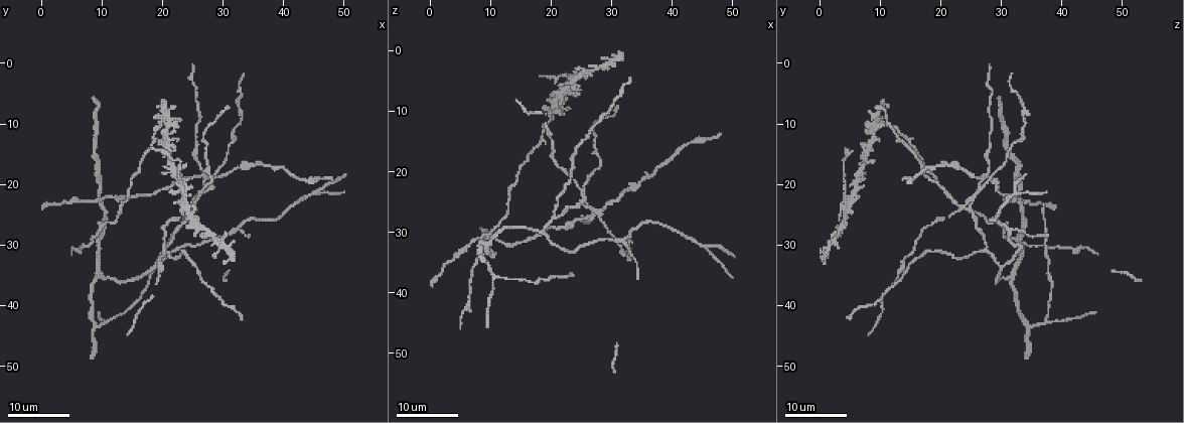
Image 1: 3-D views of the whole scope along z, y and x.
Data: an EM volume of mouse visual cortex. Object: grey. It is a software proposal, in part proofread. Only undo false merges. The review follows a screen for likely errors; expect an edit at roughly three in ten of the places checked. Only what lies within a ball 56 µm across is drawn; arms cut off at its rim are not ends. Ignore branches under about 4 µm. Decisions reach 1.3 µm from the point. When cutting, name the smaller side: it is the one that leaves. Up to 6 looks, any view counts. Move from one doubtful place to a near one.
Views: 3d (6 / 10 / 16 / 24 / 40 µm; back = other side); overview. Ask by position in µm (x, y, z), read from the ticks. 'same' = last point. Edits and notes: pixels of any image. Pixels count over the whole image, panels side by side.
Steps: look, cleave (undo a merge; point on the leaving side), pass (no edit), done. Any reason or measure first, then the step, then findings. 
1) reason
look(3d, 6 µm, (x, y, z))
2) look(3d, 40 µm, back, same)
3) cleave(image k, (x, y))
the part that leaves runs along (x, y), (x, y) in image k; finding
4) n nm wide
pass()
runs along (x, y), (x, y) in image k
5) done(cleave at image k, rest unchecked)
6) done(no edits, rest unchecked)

sudden change in width
look(3d, 24 µm, (33.0, 9.0, 33.5))

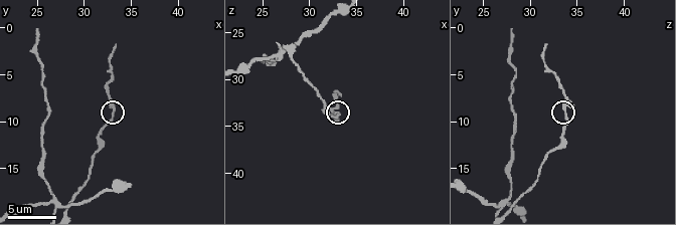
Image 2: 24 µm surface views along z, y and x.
look(3d, 6 µm, (33.0, 9.2, 33.6))

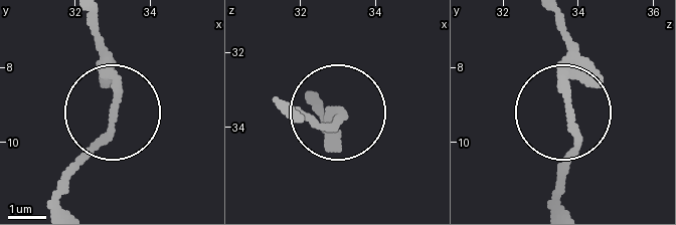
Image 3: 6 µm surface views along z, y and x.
190 nm wide
cleave(image 3, (87, 19))
the part that leaves runs along (109, 66), (99, 21) in image 3; two cells meet here

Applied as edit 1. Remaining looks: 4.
look(overview)

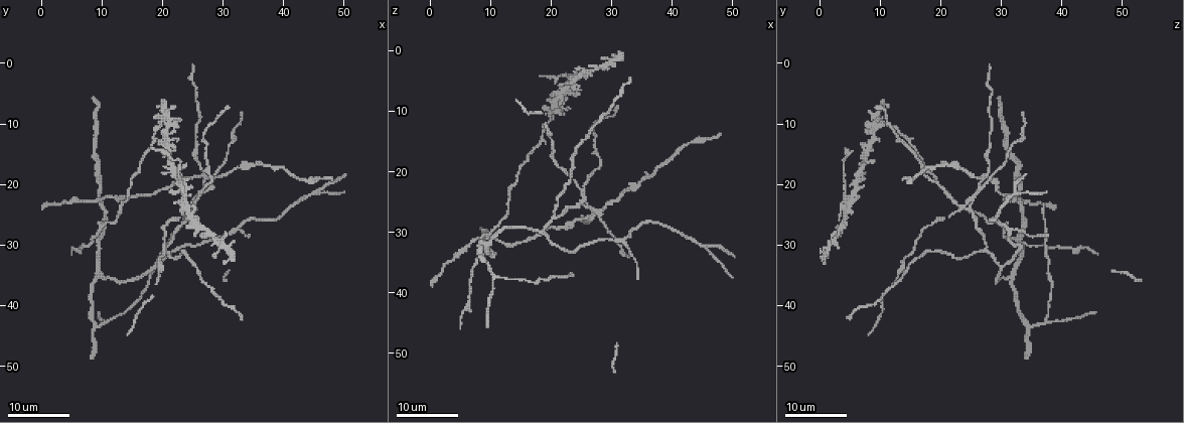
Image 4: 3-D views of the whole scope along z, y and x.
looks like a crossing
look(3d, 24 µm, (25.5, 23.5, 24.0))

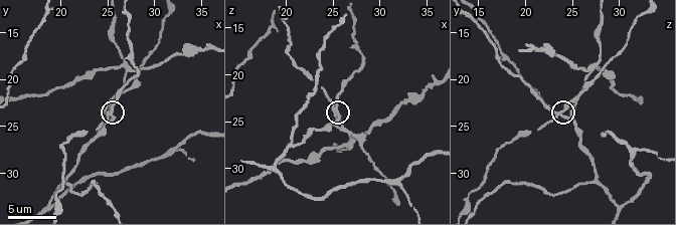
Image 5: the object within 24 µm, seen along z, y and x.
zoom in
look(3d, 10 µm, (25.0, 23.2, 24.0))

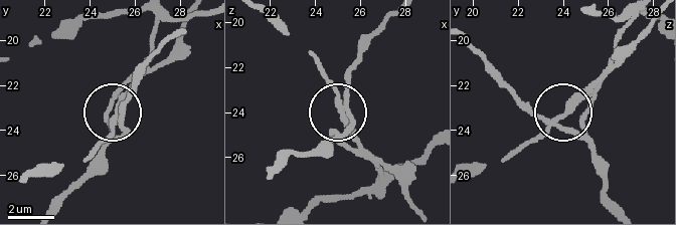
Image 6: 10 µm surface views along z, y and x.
look(3d, 10 µm, back, (25.1, 23.3, 23.9))

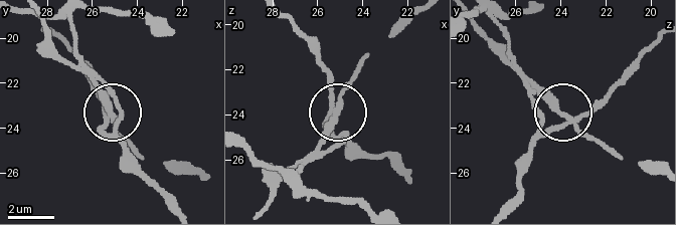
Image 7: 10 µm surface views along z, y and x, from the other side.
4 arms
pass()
continuous, no second cell

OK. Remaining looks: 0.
done(cleave at image 3, rest unchecked)

